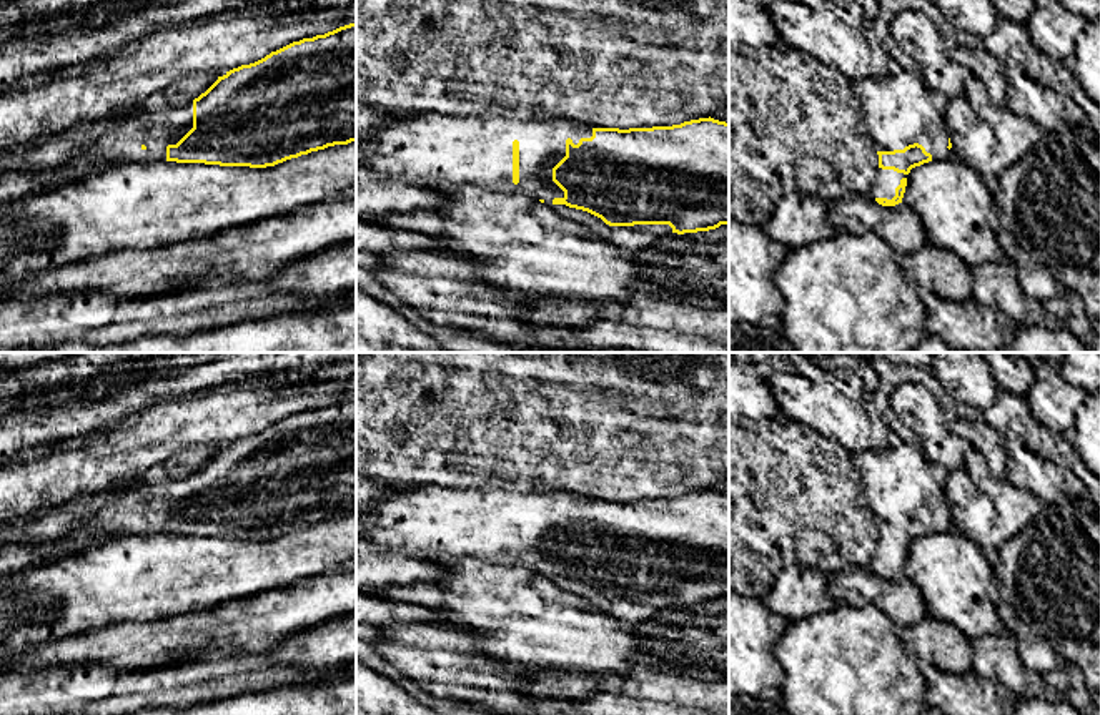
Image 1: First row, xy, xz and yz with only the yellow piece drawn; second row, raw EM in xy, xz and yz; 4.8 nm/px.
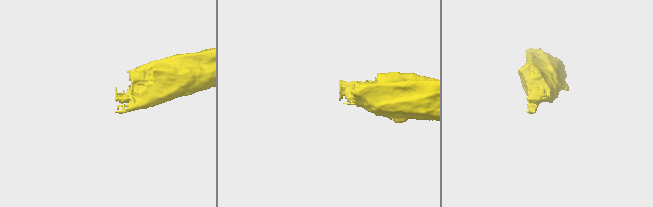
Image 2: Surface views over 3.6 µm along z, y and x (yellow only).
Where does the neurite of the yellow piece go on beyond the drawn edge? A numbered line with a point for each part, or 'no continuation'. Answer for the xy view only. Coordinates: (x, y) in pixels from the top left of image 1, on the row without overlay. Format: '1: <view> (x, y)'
1: xy (155, 498)

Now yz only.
1: yz (884, 557)

